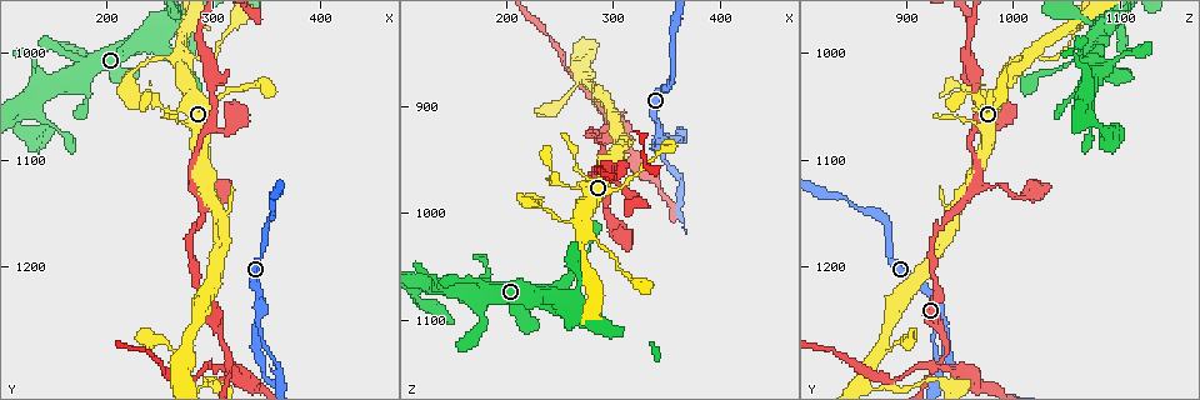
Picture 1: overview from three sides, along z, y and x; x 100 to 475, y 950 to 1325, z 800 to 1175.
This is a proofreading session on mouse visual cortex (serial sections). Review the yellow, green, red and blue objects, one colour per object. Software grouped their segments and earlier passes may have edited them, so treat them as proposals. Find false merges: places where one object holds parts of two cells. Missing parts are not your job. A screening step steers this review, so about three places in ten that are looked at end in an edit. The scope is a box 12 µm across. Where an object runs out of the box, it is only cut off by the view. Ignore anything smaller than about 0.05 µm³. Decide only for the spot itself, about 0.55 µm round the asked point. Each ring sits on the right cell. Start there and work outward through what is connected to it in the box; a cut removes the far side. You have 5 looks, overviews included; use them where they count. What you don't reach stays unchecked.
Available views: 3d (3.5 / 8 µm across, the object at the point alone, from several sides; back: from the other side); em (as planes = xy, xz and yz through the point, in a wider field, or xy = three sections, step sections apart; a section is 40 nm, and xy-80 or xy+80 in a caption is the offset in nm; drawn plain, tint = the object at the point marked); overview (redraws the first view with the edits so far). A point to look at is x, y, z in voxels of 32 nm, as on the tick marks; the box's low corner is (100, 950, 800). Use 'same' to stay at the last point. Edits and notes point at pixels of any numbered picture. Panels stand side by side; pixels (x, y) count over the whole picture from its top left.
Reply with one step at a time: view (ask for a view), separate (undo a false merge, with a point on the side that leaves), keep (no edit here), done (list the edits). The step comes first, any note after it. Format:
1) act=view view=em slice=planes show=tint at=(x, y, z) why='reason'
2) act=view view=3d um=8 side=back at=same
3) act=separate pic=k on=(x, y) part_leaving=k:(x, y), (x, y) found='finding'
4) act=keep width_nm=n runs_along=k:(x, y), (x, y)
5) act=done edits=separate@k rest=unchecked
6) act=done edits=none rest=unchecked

act=view view=3d um=3.5 at=(346, 1250, 936) why='two arms at a narrow angle'

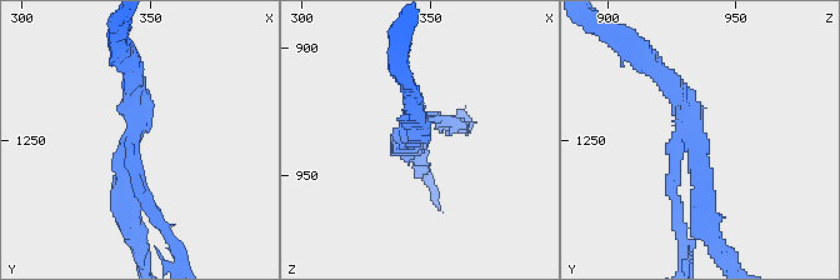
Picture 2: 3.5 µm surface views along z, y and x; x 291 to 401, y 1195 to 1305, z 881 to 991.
act=view view=em slice=planes show=tint at=(344, 1249, 933)

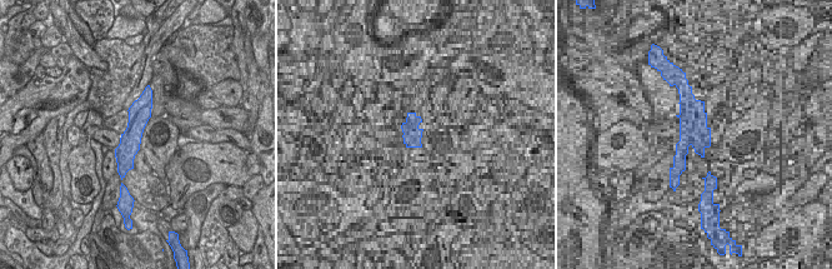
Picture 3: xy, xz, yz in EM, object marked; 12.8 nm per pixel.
act=separate pic=2 on=(669, 190) arms=3 arm_widths_nm=150,200,250 part_leaving=2:(679, 141), (670, 195), (685, 245) found='two cells meet here'

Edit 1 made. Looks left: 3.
act=view view=overview why='redraw'

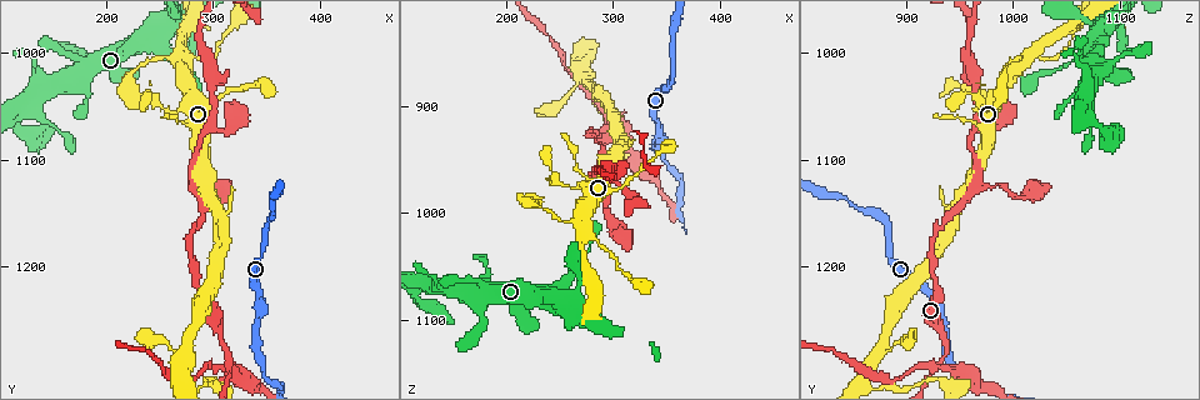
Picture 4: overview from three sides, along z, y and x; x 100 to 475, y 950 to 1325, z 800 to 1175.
act=view view=3d um=3.5 at=(250, 1048, 974) why='a narrow waist'

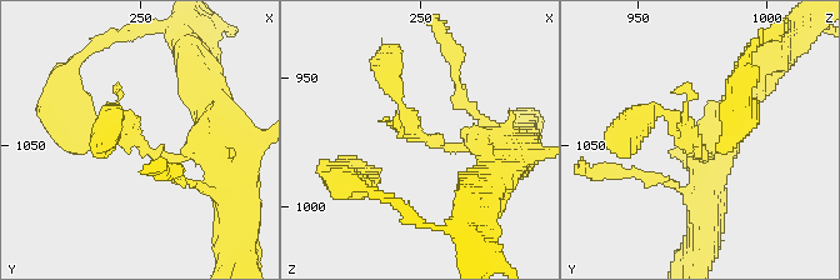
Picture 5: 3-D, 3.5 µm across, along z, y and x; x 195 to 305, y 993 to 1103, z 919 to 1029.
act=view view=em slice=xy step=1 show=tint at=(250, 1050, 973) why='now the EM'

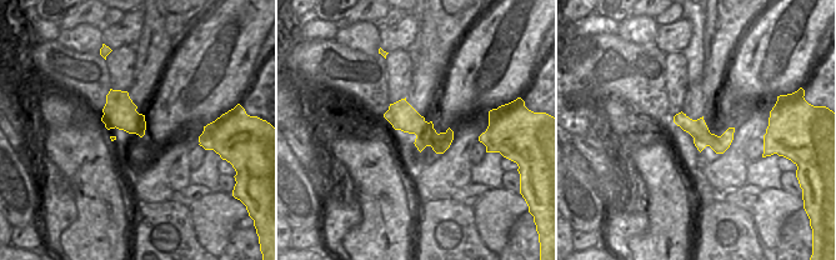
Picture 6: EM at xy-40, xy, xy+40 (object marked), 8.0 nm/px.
act=keep runs_along=5:(494, 140), (444, 146), (410, 134), (390, 80) found='one cell here'

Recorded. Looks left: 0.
act=done edits=separate@2 rest=unchecked

